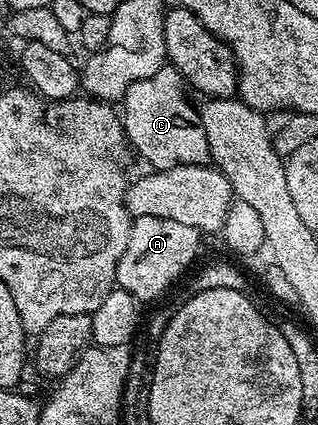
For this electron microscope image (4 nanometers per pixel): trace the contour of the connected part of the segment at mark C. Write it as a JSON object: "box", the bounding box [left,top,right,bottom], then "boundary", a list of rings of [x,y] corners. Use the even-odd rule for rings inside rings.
{"box":[121,67,210,170],"boundary":[[[164,67],[157,71],[157,75],[149,75],[149,79],[137,79],[125,91],[121,99],[121,120],[123,133],[127,137],[127,144],[135,149],[148,161],[152,170],[168,169],[178,165],[206,165],[210,162],[209,139],[205,139],[205,127],[199,118],[198,108],[183,94],[185,82],[176,69]]]}

